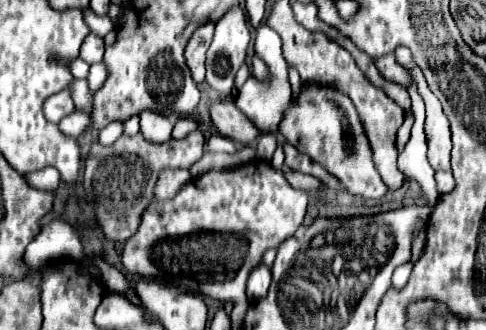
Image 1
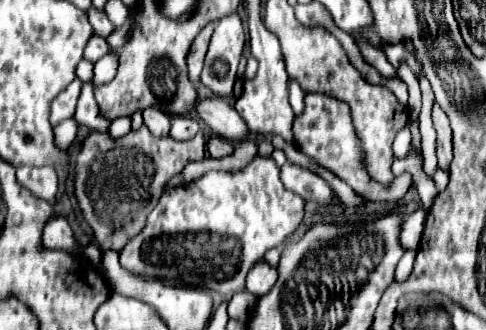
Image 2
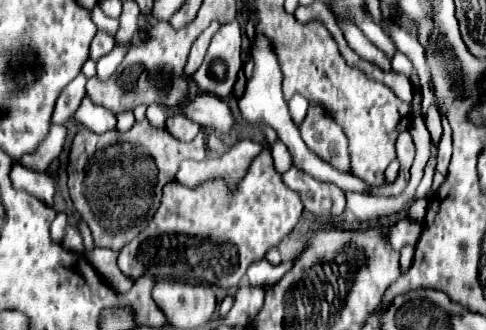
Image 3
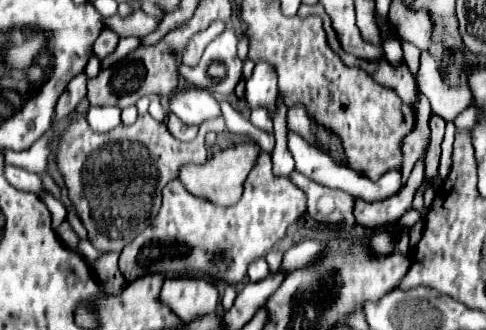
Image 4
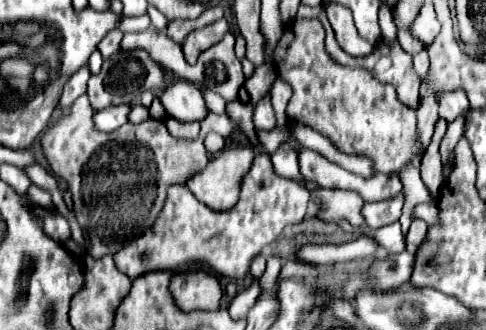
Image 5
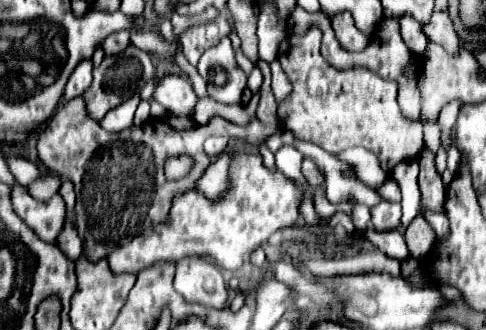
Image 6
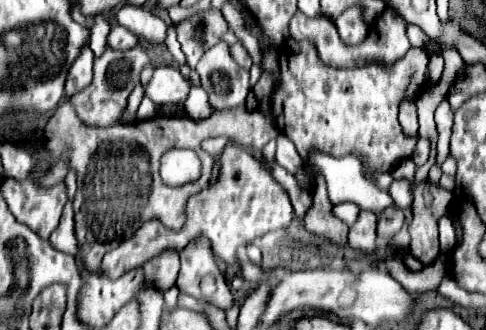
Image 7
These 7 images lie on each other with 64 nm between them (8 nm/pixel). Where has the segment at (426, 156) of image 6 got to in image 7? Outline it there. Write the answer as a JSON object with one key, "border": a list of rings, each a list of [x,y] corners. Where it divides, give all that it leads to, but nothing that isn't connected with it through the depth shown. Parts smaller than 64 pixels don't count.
{"border":[[[422,182],[414,188],[412,202],[412,222],[410,230],[410,254],[418,258],[424,266],[432,264],[440,254],[438,246],[438,220],[450,212],[454,204],[454,194]]]}

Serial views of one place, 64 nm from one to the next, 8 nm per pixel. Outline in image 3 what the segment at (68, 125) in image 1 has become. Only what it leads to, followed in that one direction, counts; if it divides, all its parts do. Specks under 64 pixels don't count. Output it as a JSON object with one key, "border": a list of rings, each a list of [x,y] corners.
{"border":[[[64,126],[50,128],[48,136],[40,142],[40,146],[32,154],[22,156],[18,162],[26,168],[36,170],[36,172],[44,172],[48,168],[48,164],[60,154],[60,150],[64,146],[64,140],[66,140],[66,128]]]}

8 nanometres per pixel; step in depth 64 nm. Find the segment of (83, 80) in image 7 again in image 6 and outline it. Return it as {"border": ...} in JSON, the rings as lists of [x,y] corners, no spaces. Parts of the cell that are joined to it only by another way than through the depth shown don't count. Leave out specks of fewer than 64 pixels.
{"border":[[[88,58],[88,60],[82,60],[70,74],[64,90],[64,102],[80,96],[90,84],[92,84],[92,60]]]}

